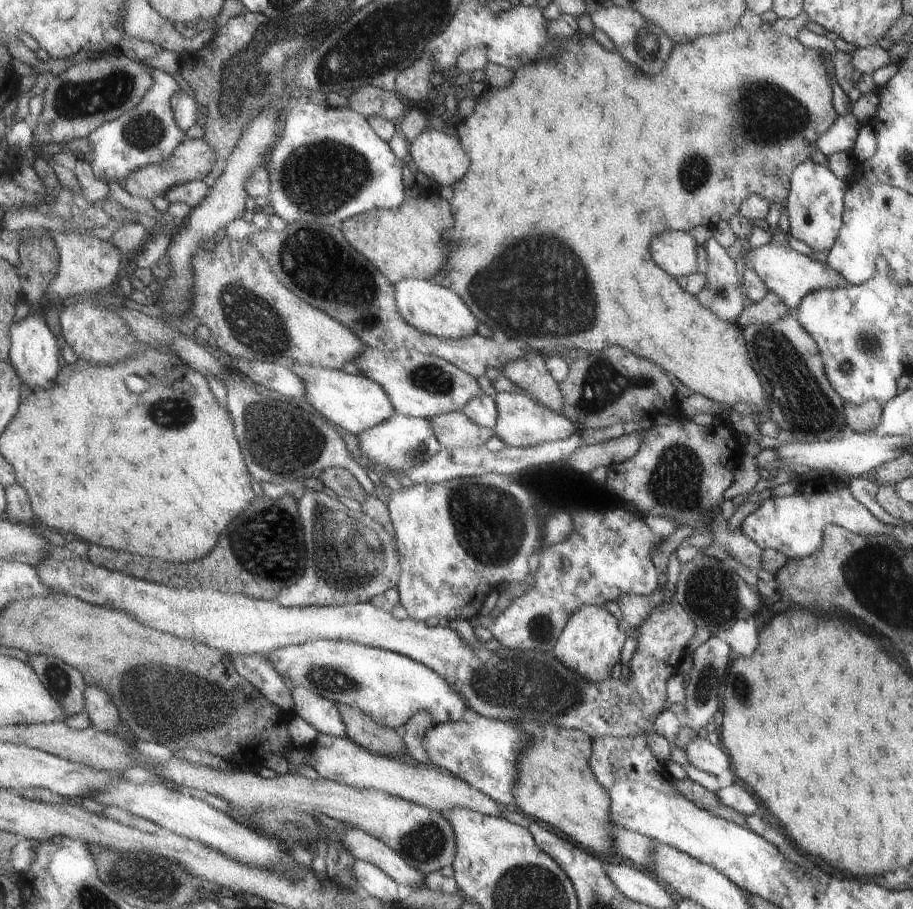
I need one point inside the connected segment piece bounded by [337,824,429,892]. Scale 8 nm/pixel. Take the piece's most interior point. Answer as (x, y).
(367, 848)

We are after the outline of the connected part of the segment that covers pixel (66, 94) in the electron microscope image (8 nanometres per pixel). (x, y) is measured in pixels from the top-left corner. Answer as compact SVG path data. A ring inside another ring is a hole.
M107 54L91 60L87 58L85 62L71 66L69 70L47 82L43 90L45 110L41 114L41 120L37 120L39 128L35 130L35 140L59 146L59 142L85 138L103 124L111 124L137 108L153 84L155 80L151 68L141 62L129 60L127 56Z

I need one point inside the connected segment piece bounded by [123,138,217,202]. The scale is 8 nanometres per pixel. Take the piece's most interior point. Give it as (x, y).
(194, 159)

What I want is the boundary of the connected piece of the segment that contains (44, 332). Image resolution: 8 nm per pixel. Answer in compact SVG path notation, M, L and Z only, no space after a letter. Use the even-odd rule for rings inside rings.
M29 314L29 316L13 322L13 326L9 328L9 336L11 336L11 344L13 344L11 364L17 368L21 382L25 382L31 390L35 386L49 388L53 384L53 380L57 378L57 374L61 374L63 358L61 358L57 336L47 326L45 316L43 314Z

